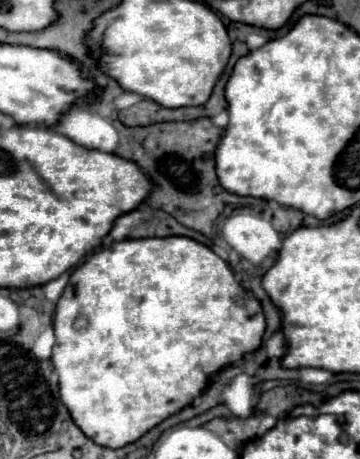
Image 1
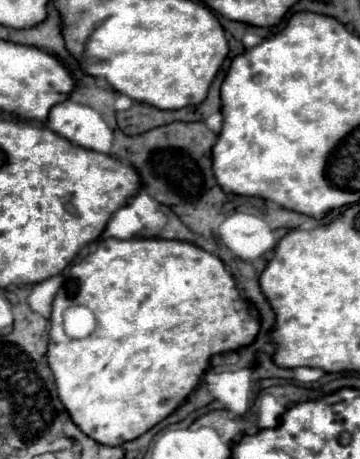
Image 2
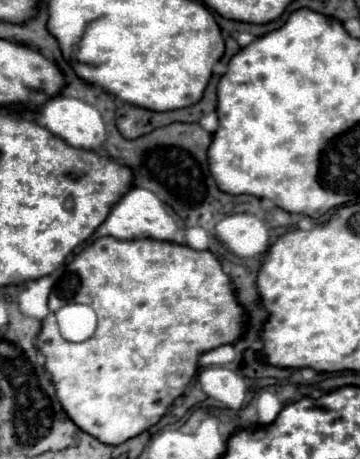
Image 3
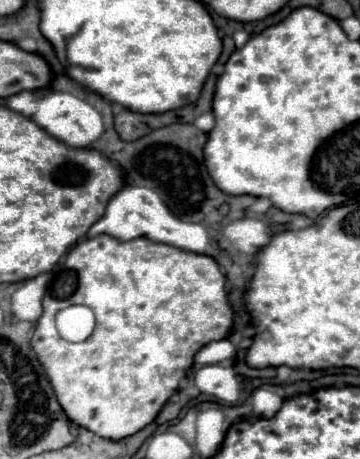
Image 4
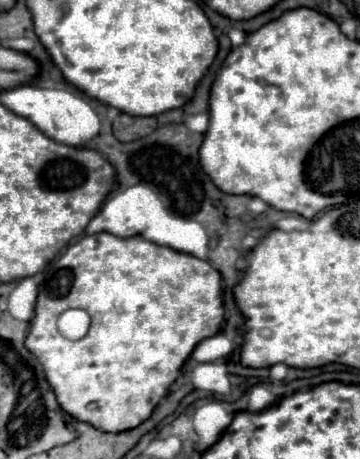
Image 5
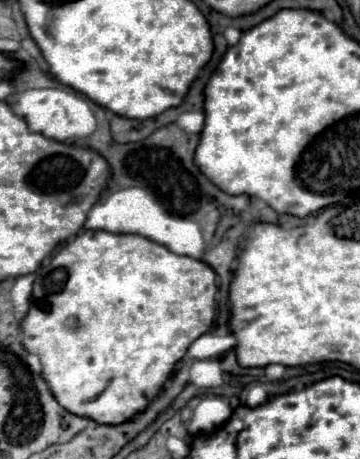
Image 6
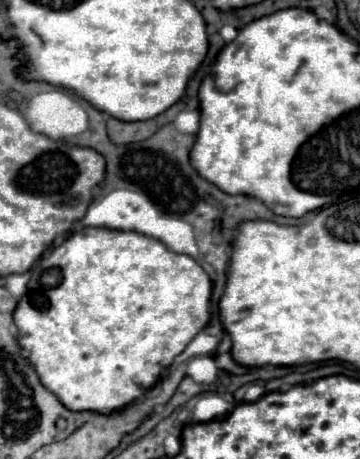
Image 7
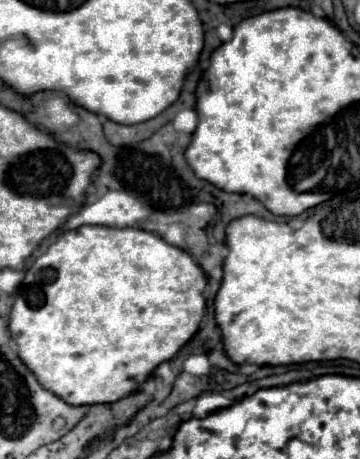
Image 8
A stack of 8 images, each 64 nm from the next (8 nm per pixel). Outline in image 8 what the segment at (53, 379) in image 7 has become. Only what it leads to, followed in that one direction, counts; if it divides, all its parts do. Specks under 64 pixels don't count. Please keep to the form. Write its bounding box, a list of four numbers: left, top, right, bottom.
[10,226,206,406]

